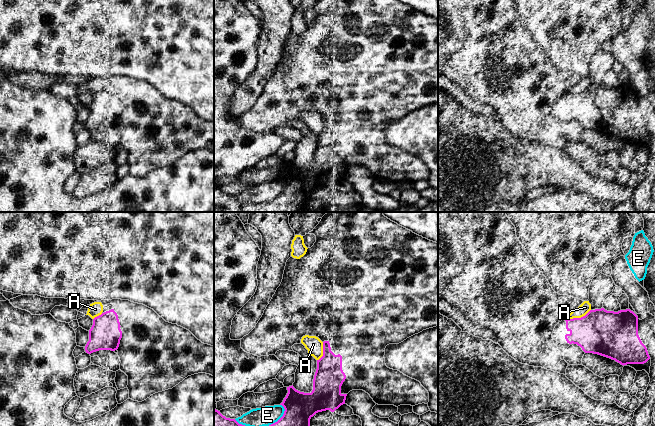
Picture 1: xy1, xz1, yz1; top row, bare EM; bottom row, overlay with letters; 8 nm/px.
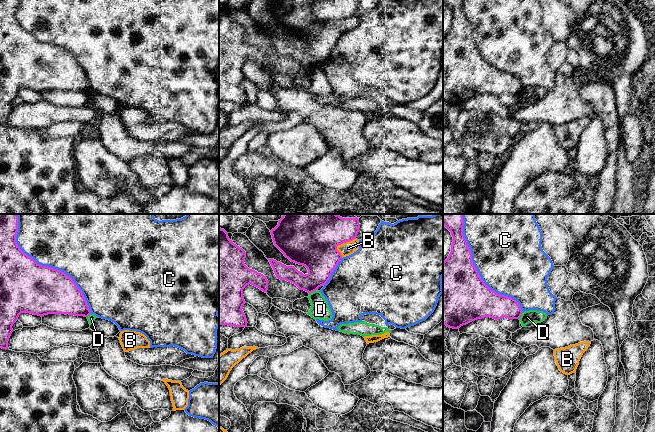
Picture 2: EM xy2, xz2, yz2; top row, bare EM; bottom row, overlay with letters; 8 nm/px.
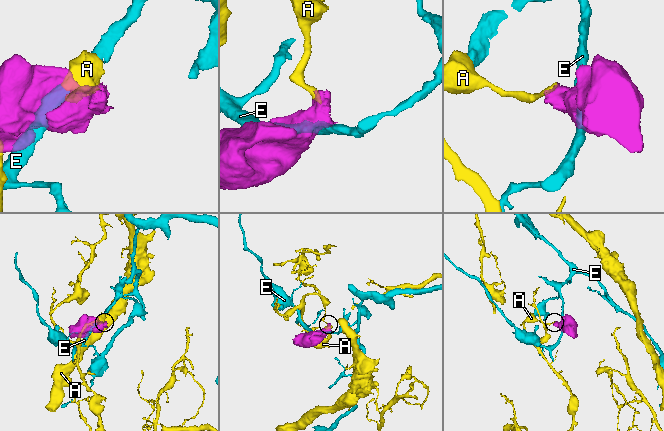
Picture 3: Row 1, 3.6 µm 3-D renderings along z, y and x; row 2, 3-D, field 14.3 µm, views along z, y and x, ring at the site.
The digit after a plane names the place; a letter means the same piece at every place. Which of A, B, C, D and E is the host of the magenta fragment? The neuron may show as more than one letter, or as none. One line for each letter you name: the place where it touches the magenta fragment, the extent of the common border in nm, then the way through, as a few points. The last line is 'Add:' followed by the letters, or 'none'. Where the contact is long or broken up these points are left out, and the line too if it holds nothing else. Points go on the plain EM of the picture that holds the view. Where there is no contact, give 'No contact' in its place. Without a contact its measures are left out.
Add: none

